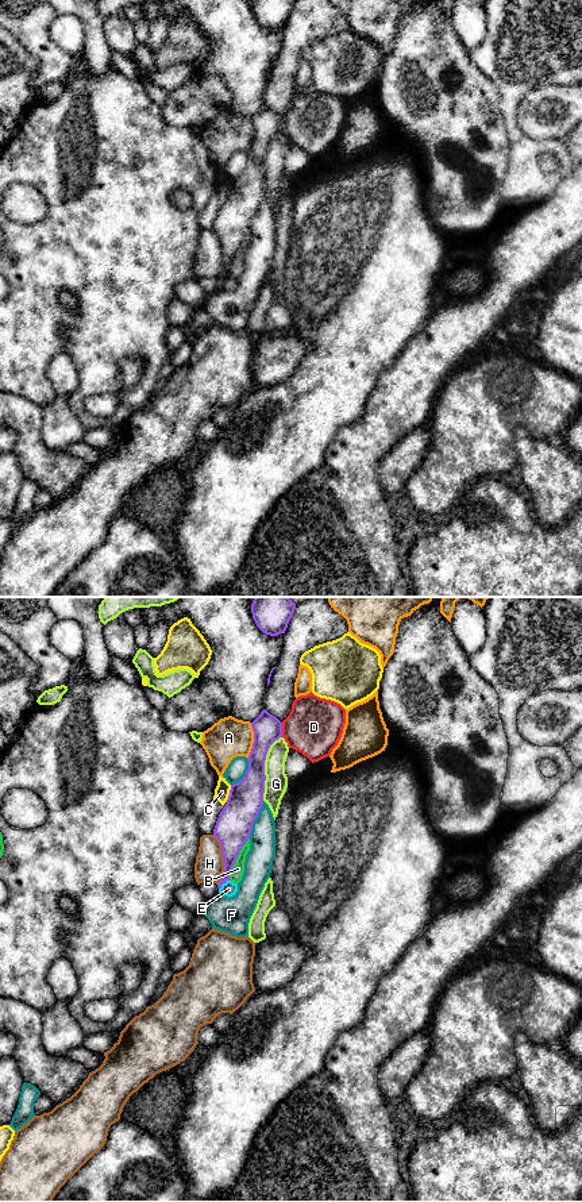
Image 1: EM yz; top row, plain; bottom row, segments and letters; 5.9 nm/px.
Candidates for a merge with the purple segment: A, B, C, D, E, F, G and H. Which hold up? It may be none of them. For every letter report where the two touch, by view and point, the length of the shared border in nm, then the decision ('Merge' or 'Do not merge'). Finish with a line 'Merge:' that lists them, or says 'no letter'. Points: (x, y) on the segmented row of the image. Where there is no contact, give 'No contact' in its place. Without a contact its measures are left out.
A: Touches purple at yz (254, 740). Shared border 220 nm. Do not merge
B: Touches purple at yz (235, 859). Shared border 280 nm. Do not merge
C: Touches purple at yz (230, 793). Shared border 110 nm. Do not merge
D: Touches purple at yz (281, 729). Shared border 90 nm. Do not merge
E: Touches purple at yz (223, 882). Shared border 90 nm. Do not merge
F: Touches purple at yz (254, 820). Shared border 240 nm. Do not merge
G: Touches purple at yz (263, 767). Shared border 400 nm. Do not merge
H: Touches purple at yz (223, 859). Shared border 300 nm. Do not merge
Merge: no letter

